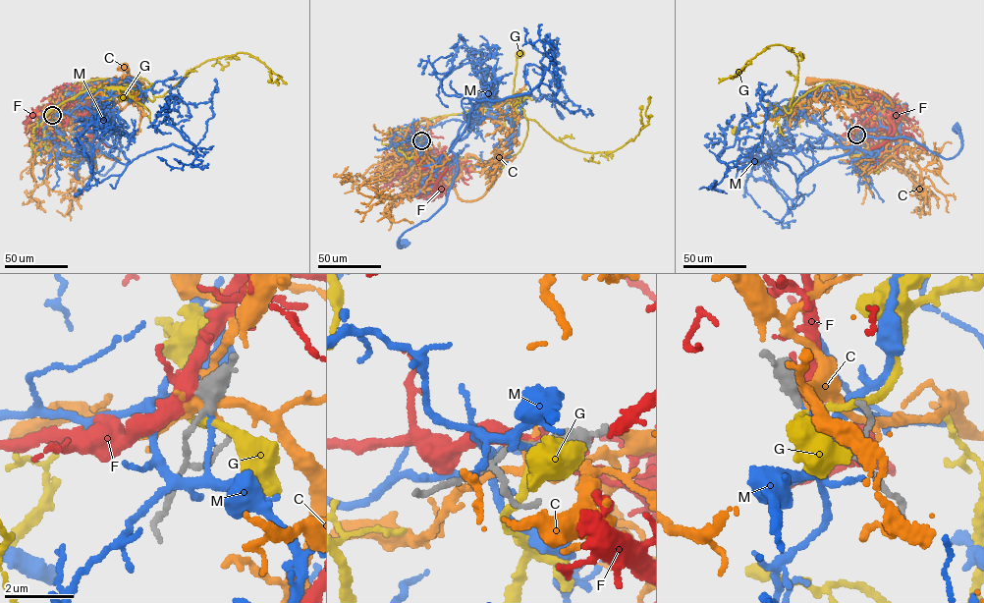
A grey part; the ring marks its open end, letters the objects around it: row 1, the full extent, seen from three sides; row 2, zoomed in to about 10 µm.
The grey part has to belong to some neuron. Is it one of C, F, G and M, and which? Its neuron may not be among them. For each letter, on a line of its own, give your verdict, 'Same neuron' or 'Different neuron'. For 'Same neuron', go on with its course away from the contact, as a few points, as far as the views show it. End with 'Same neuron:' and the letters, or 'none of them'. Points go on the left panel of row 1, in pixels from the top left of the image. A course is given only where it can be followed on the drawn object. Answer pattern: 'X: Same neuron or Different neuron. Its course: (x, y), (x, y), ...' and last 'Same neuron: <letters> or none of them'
C: Different neuron
F: Same neuron. Its course: (52, 115), (55, 111), (70, 106), (81, 108), (91, 135), (70, 148), (74, 155)
G: Different neuron
M: Different neuron
Same neuron: F

